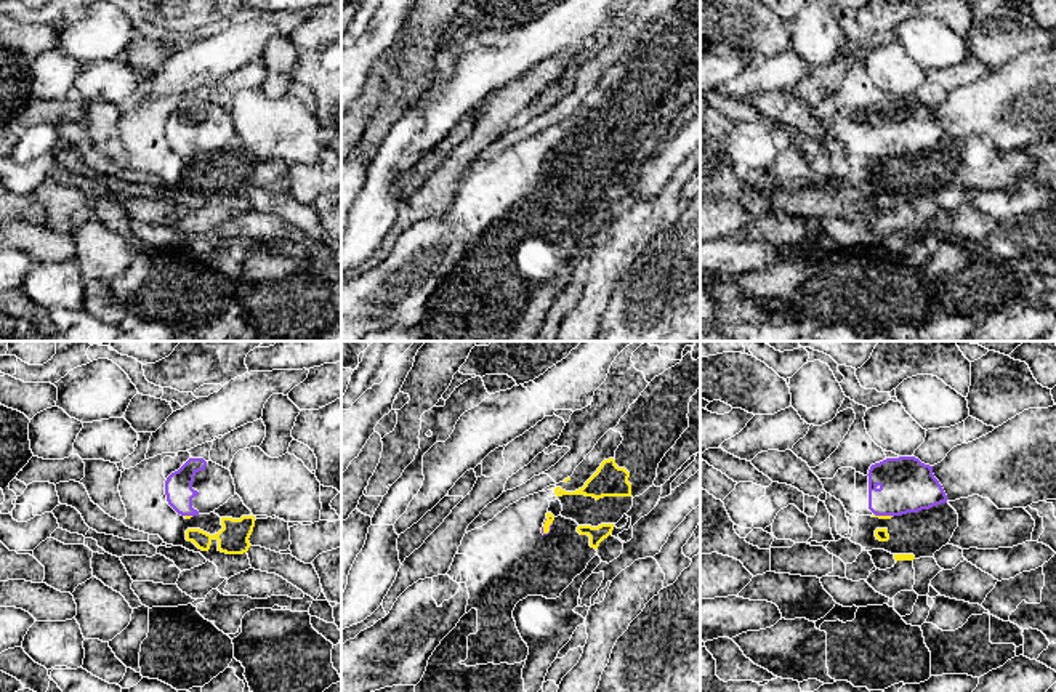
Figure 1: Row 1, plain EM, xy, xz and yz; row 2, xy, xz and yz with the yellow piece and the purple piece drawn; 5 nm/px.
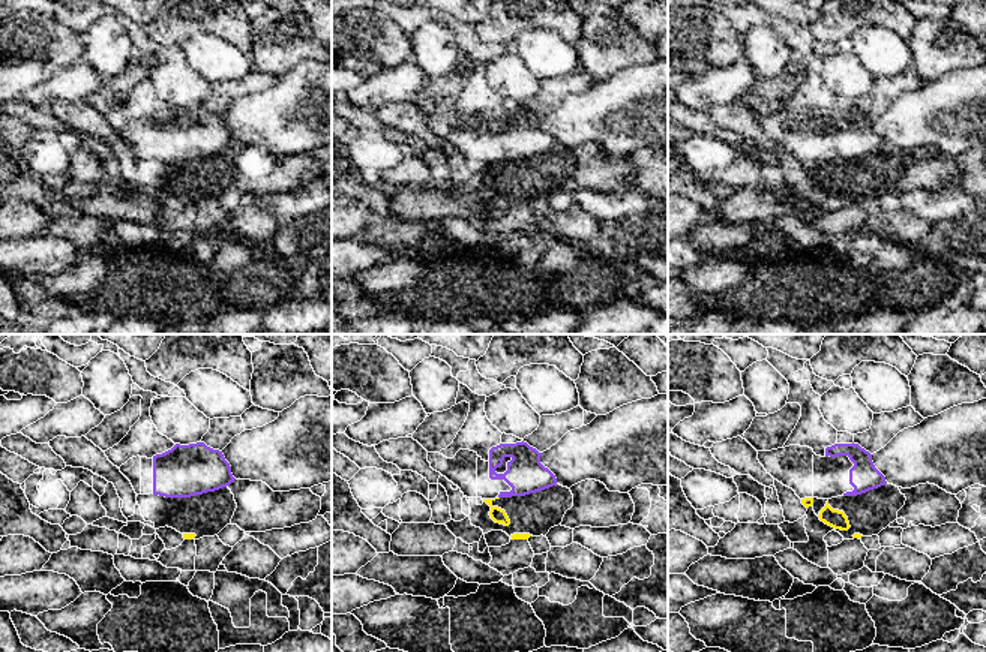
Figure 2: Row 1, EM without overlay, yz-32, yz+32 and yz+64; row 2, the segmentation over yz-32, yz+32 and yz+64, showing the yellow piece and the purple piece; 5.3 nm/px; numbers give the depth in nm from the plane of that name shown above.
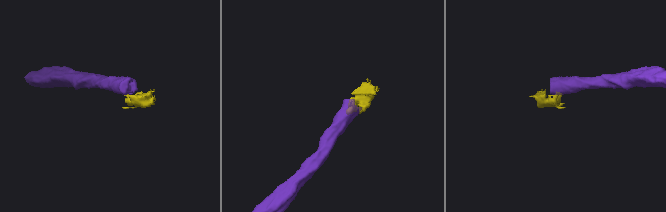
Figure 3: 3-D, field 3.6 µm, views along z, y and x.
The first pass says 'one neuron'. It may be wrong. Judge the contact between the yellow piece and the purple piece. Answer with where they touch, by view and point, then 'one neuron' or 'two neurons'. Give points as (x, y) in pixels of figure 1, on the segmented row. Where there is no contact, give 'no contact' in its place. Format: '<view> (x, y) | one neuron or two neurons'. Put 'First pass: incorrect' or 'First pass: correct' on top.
First pass: incorrect
xz (548, 529) | two neurons

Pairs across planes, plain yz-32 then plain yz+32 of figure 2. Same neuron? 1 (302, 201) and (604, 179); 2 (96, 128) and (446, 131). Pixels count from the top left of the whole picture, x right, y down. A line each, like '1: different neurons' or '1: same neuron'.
1: different neurons
2: different neurons

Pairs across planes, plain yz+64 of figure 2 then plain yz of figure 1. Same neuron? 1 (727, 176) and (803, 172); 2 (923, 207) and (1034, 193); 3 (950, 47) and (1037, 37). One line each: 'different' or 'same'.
1: same
2: same
3: same

